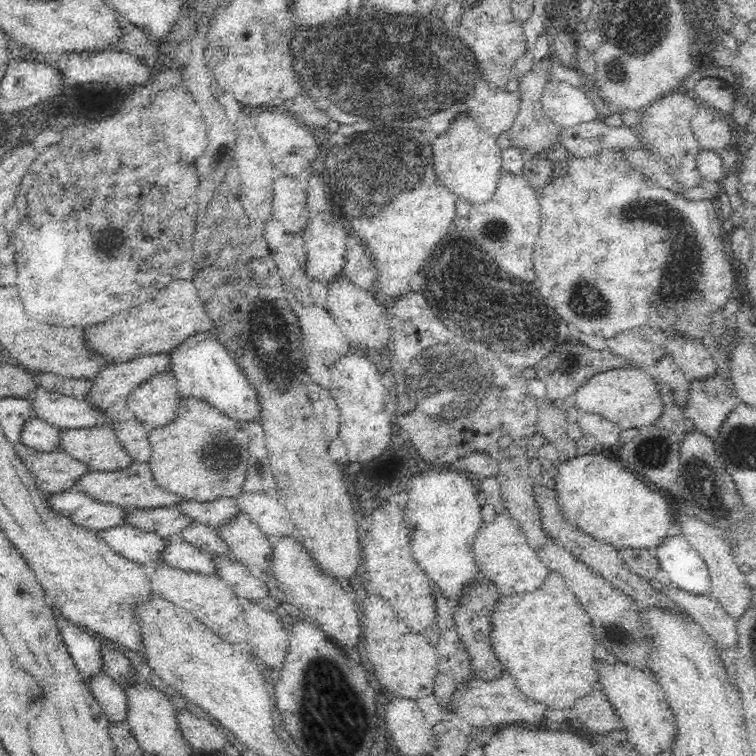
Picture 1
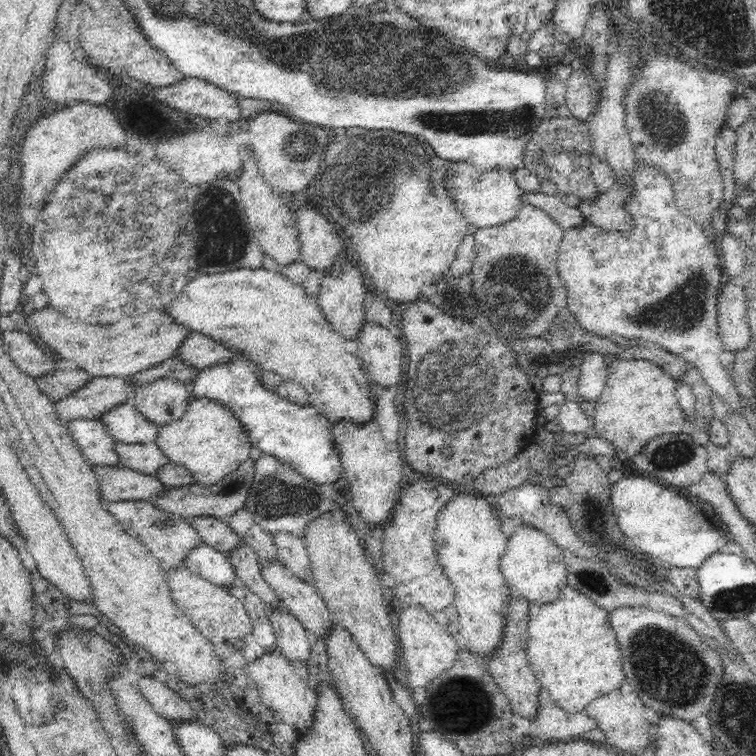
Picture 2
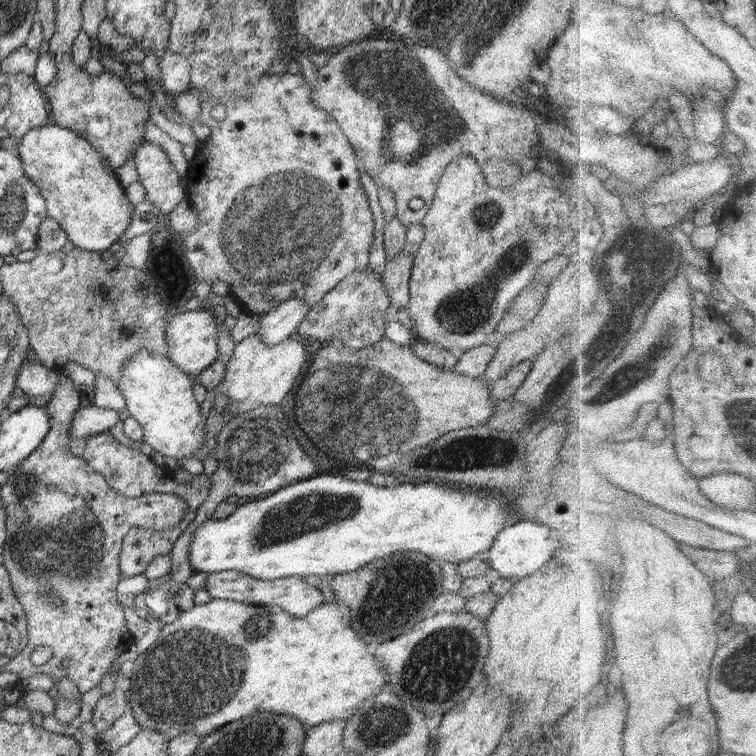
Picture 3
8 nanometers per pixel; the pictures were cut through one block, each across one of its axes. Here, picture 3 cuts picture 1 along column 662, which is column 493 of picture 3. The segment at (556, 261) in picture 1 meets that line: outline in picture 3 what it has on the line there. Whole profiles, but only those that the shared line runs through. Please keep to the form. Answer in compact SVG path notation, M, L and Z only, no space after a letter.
M457 156L443 172L440 177L434 201L432 206L428 209L426 216L423 218L421 225L424 226L424 238L422 242L415 247L413 256L413 265L411 270L411 277L409 278L409 293L410 303L406 306L408 314L413 322L413 330L416 333L418 340L434 344L440 349L449 350L458 358L467 350L478 348L491 341L495 328L504 312L508 310L510 302L514 300L517 294L520 294L526 285L534 279L536 270L540 271L540 264L550 261L554 254L561 252L563 247L560 244L560 218L558 218L558 208L560 204L566 202L566 197L560 196L560 190L564 190L563 186L559 184L563 168L561 164L558 165L554 171L547 171L546 168L542 170L527 169L521 173L519 179L512 186L492 187L487 183L485 176L480 172L480 168L475 158L472 156Z

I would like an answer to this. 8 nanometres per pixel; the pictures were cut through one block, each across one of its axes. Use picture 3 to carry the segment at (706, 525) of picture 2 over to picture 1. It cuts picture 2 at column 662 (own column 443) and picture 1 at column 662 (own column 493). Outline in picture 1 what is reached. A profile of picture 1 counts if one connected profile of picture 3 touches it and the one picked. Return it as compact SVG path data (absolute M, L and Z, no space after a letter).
M600 451L591 452L583 456L575 456L567 461L558 461L556 473L556 496L566 512L566 518L574 522L580 530L589 536L616 548L650 549L656 551L663 544L663 540L679 530L676 516L672 515L666 498L656 490L648 488L639 478L636 478L618 460L603 456Z

